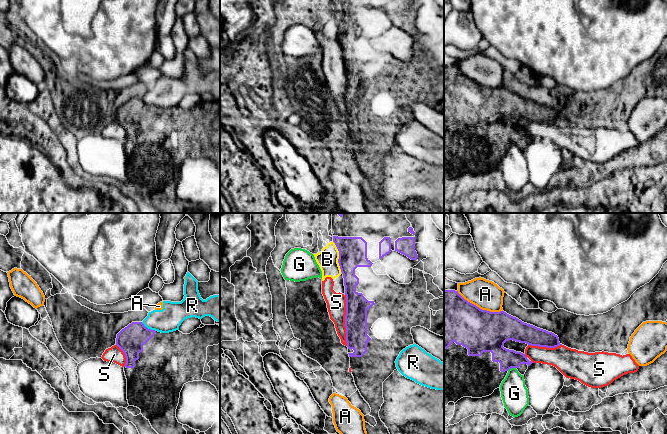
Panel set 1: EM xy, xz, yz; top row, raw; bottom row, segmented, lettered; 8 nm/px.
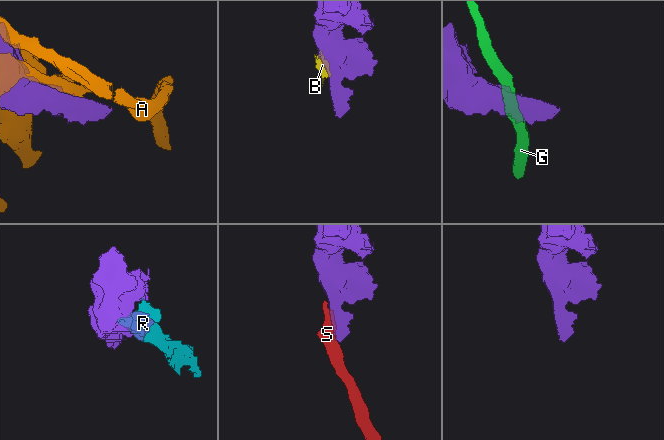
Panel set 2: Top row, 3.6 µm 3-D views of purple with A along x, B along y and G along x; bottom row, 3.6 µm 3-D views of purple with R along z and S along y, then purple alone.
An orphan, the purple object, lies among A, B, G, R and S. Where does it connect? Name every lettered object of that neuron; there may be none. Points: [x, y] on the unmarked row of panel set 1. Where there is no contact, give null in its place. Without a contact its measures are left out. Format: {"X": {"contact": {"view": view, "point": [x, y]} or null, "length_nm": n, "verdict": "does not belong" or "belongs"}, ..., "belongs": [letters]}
{"A": {"contact": {"view": "yz", "point": [478, 83]}, "length_nm": 400, "verdict": "does not belong"}, "B": {"contact": {"view": "xz", "point": [339, 32]}, "length_nm": 260, "verdict": "does not belong"}, "G": {"contact": {"view": "yz", "point": [511, 143]}, "length_nm": 80, "verdict": "does not belong"}, "R": {"contact": {"view": "xy", "point": [147, 104]}, "length_nm": 140, "verdict": "does not belong"}, "S": {"contact": {"view": "xz", "point": [345, 96]}, "length_nm": 420, "verdict": "does not belong"}, "belongs": []}

